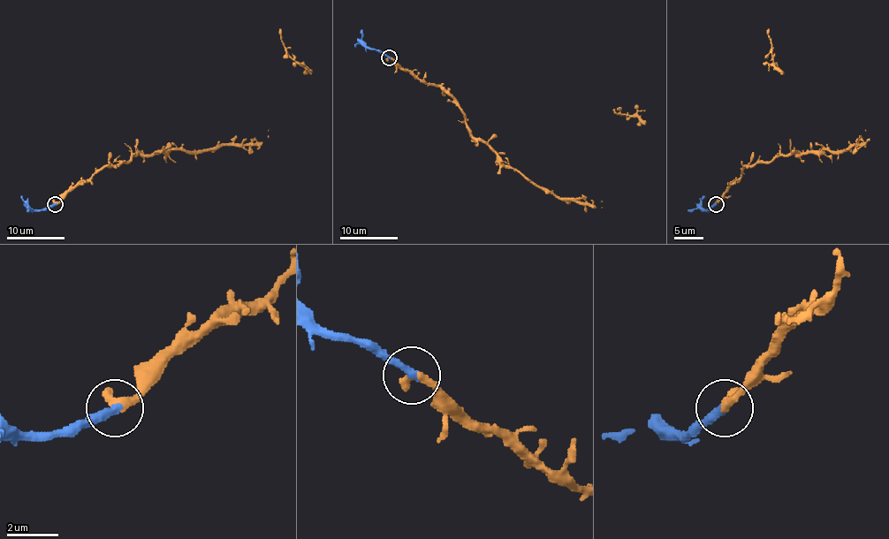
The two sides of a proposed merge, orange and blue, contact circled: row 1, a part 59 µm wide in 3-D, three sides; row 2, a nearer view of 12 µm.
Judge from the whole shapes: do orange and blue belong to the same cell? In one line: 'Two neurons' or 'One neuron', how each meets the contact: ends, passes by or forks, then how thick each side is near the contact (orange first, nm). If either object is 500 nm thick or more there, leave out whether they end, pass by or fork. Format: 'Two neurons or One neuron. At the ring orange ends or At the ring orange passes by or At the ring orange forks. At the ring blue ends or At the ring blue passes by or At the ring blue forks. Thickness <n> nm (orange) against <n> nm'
One neuron. At the ring orange ends. At the ring blue ends. Thickness 440 nm (orange) against 320 nm

